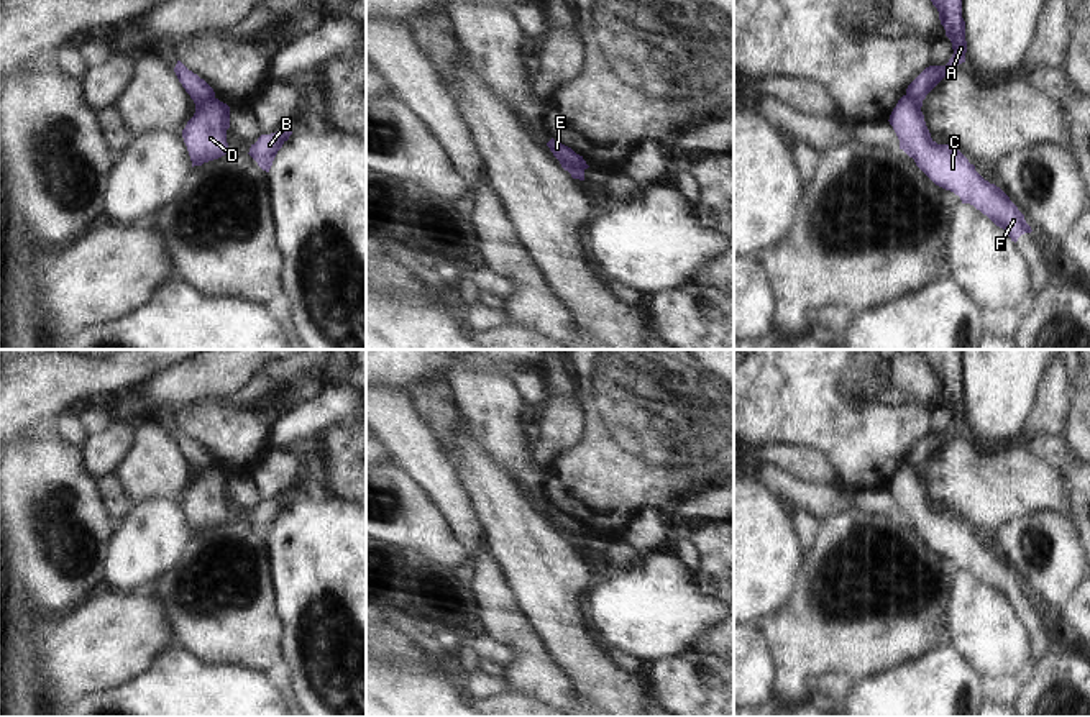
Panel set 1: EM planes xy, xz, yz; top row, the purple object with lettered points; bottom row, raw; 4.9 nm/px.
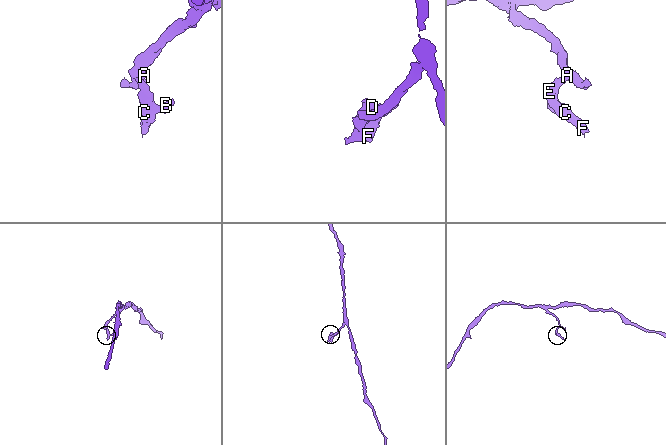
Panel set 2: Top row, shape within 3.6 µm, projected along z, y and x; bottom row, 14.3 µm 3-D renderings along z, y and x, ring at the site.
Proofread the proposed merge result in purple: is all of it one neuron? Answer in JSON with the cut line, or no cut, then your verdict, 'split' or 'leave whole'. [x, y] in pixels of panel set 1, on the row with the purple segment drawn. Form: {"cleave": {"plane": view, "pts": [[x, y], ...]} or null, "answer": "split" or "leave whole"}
{"cleave": {"plane": "xz", "pts": [[560, 161], [578, 164], [583, 169]]}, "answer": "split"}

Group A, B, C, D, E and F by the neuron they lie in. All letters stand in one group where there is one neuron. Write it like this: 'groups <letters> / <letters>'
groups A / B C D E F

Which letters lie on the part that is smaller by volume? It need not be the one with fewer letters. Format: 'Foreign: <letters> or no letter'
Foreign: B, C, D, E, F

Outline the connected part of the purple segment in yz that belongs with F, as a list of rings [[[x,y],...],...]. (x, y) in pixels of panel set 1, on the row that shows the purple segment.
[[[903,95],[890,115],[900,149],[939,187],[954,192],[1003,228],[1011,241],[1031,233],[1024,215],[995,184],[985,180],[975,166],[952,144],[937,144],[926,126],[924,115],[909,95]]]

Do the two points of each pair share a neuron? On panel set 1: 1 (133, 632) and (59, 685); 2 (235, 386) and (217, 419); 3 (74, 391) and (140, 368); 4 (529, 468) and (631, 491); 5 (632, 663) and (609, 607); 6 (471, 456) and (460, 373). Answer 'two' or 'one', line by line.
1: one
2: two
3: one
4: two
5: two
6: two

